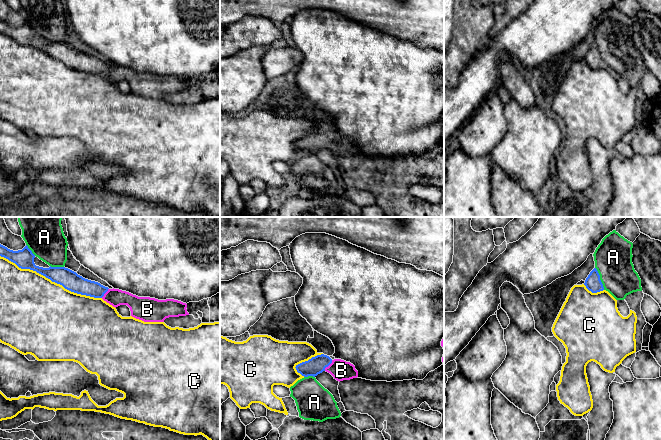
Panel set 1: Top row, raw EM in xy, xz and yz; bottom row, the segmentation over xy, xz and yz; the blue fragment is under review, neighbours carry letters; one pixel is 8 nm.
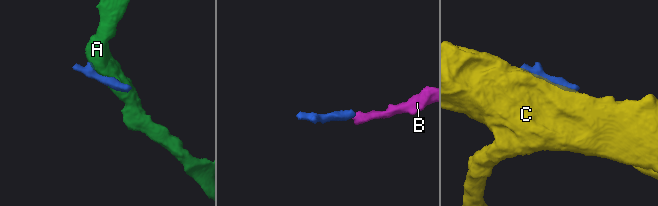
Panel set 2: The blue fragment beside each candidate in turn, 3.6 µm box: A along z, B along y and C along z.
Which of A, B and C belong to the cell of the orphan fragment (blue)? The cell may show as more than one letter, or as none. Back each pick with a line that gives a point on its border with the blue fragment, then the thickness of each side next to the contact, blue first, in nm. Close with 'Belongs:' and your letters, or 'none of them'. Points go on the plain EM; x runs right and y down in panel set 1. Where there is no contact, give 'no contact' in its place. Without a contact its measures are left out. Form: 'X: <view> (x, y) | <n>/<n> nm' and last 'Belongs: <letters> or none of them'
B: xz (328, 141) | 140/160 nm
Belongs: B

